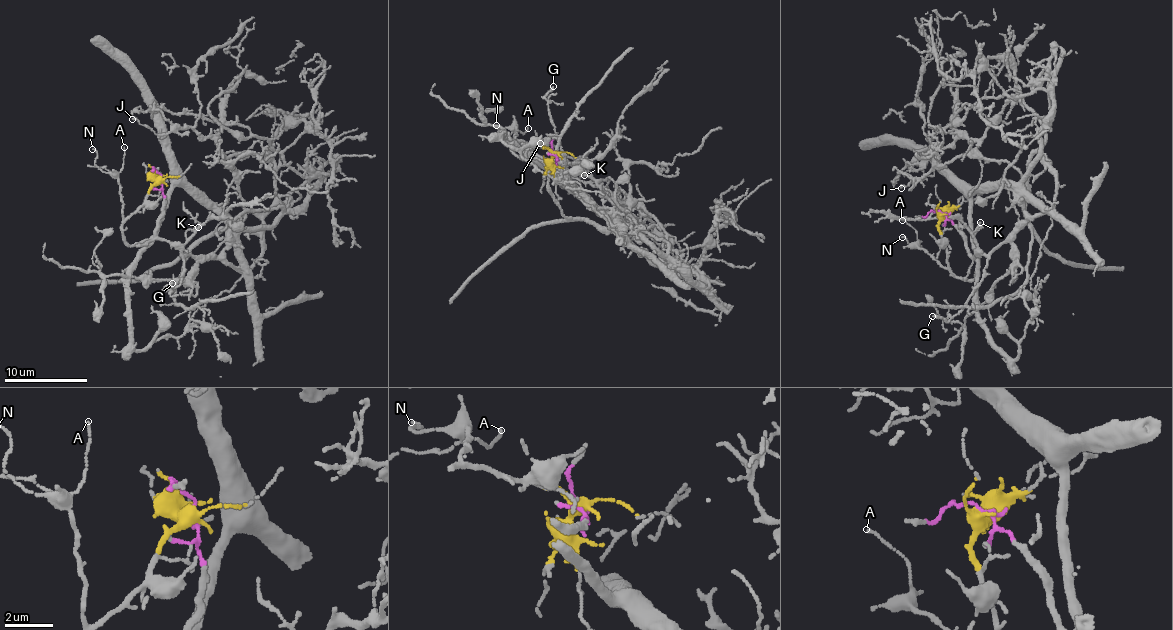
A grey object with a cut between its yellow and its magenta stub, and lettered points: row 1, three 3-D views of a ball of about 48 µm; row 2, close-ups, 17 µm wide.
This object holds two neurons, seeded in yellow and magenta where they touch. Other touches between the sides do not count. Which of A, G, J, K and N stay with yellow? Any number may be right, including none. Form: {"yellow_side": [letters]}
{"yellow_side": ["A", "N"]}

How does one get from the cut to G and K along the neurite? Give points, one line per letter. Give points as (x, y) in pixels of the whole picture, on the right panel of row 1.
G: (940, 213), (952, 220), (970, 254), (987, 257), (987, 267), (985, 277), (957, 313), (943, 318), (932, 316)
K: (940, 213), (952, 220), (970, 254), (975, 255), (978, 247), (973, 233), (981, 222)

